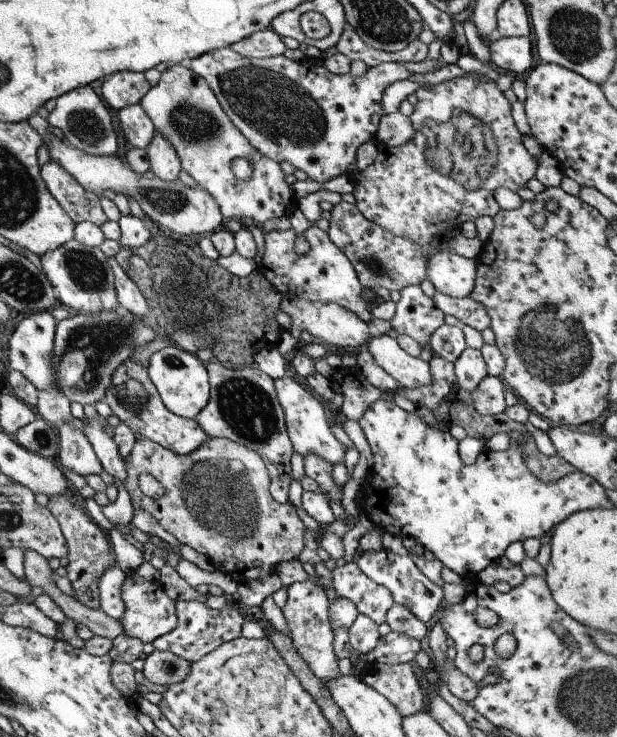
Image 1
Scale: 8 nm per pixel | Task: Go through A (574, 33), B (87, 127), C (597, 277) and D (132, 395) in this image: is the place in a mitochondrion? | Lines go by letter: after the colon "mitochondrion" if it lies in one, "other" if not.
A: mitochondrion
B: mitochondrion
C: other
D: mitochondrion

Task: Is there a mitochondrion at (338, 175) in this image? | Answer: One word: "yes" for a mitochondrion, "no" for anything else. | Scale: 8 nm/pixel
no

